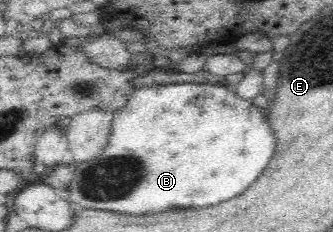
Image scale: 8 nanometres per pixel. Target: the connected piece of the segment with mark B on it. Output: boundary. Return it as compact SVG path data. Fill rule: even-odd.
M171 83L156 84L133 90L129 101L119 111L113 113L112 128L107 145L95 159L86 162L76 162L73 165L73 178L67 184L68 196L66 198L76 207L85 209L99 209L101 211L114 211L115 213L127 213L127 215L147 215L147 213L163 213L171 209L187 209L187 207L209 207L223 203L235 195L239 195L243 189L247 189L265 169L269 159L273 157L276 137L266 119L266 108L260 109L251 100L241 99L233 89L219 84L199 83Z

